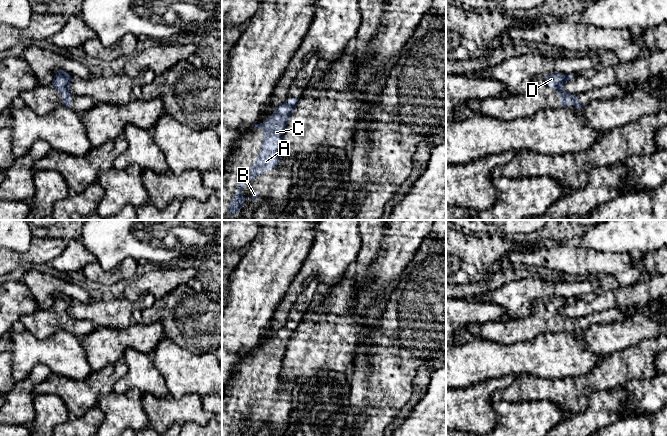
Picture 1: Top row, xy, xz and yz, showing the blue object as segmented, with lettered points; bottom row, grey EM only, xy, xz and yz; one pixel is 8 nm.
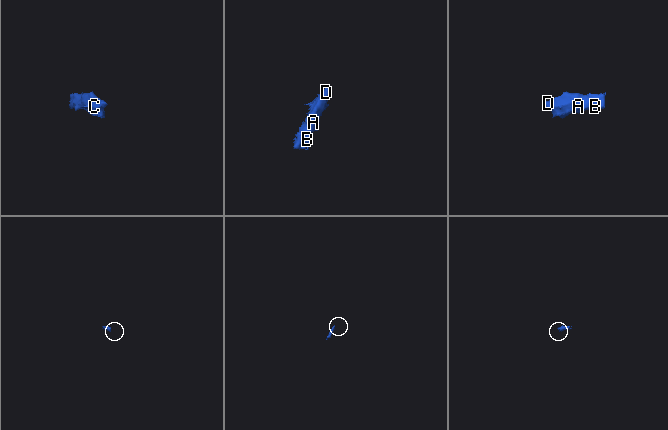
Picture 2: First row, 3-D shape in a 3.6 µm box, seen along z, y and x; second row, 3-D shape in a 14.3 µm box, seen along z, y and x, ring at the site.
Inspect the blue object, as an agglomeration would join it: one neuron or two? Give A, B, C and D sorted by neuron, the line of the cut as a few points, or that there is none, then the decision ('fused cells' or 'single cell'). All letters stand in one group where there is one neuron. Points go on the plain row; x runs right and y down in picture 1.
groups A B C D; cut none; single cell

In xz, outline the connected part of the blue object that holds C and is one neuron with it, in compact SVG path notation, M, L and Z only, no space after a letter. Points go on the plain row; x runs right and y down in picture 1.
M287 320L286 324L276 331L265 346L253 349L253 351L264 353L260 376L252 390L238 397L239 408L235 419L229 426L228 436L239 436L238 432L246 427L246 420L240 418L243 410L255 404L263 394L273 393L278 389L286 348L298 324L299 322L290 323Z

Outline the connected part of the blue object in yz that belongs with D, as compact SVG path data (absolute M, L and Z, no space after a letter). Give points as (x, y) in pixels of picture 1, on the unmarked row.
M554 296L553 298L547 298L541 300L541 302L552 312L554 312L559 317L559 322L561 324L561 331L565 331L567 328L574 327L575 332L581 332L584 329L578 324L578 318L571 318L565 316L561 310L569 303L573 302L575 299L563 298L560 296Z

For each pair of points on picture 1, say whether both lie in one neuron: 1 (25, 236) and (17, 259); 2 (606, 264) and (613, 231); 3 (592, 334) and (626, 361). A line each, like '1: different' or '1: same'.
1: different
2: different
3: different

